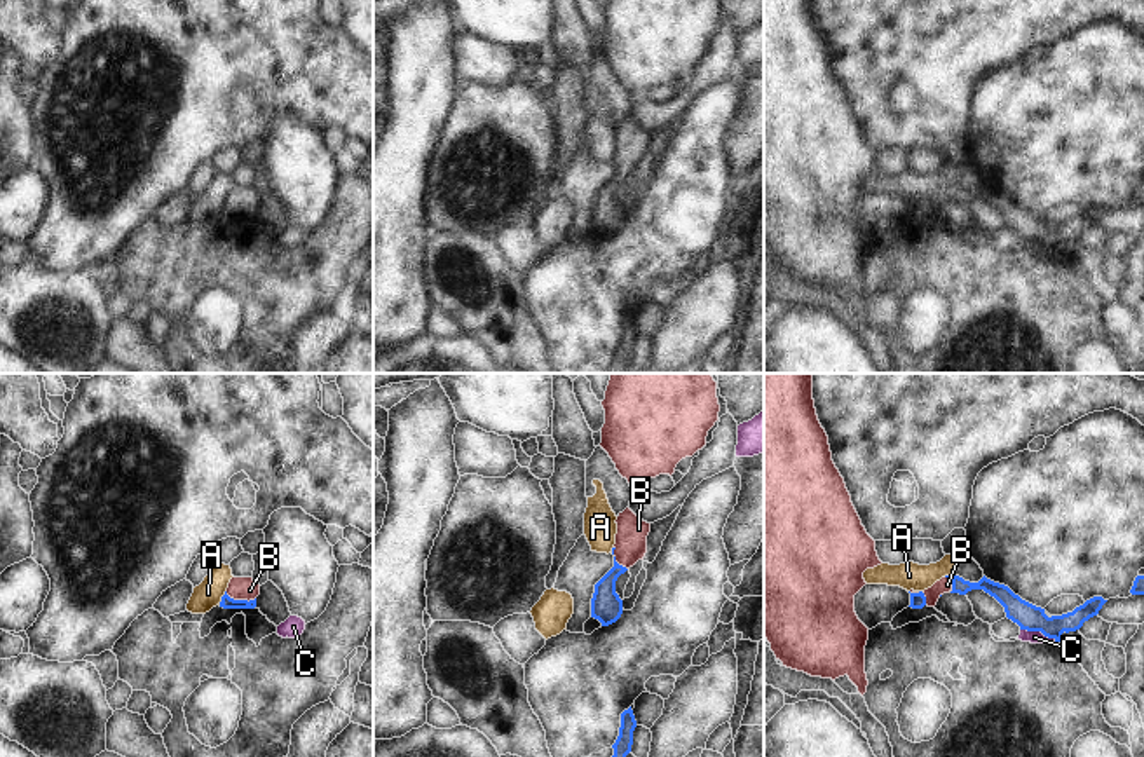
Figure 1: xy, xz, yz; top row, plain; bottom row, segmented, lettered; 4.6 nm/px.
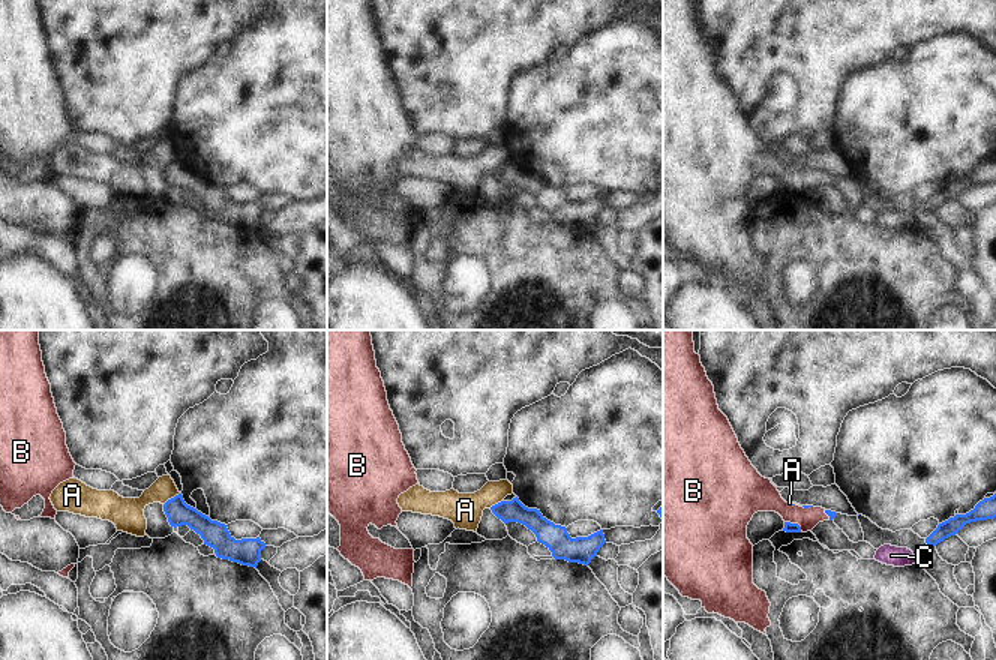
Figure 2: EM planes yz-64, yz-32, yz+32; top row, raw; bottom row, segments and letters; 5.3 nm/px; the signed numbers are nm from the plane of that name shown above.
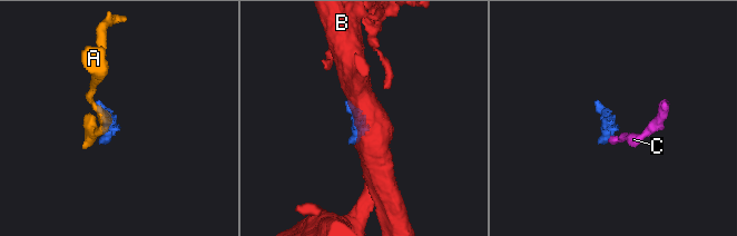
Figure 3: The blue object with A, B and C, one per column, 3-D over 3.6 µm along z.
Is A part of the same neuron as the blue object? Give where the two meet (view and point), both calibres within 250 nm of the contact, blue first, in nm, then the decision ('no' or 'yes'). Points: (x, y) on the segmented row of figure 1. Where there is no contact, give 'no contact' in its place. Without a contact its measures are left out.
xy (222, 597) | 60/120 nm | no

